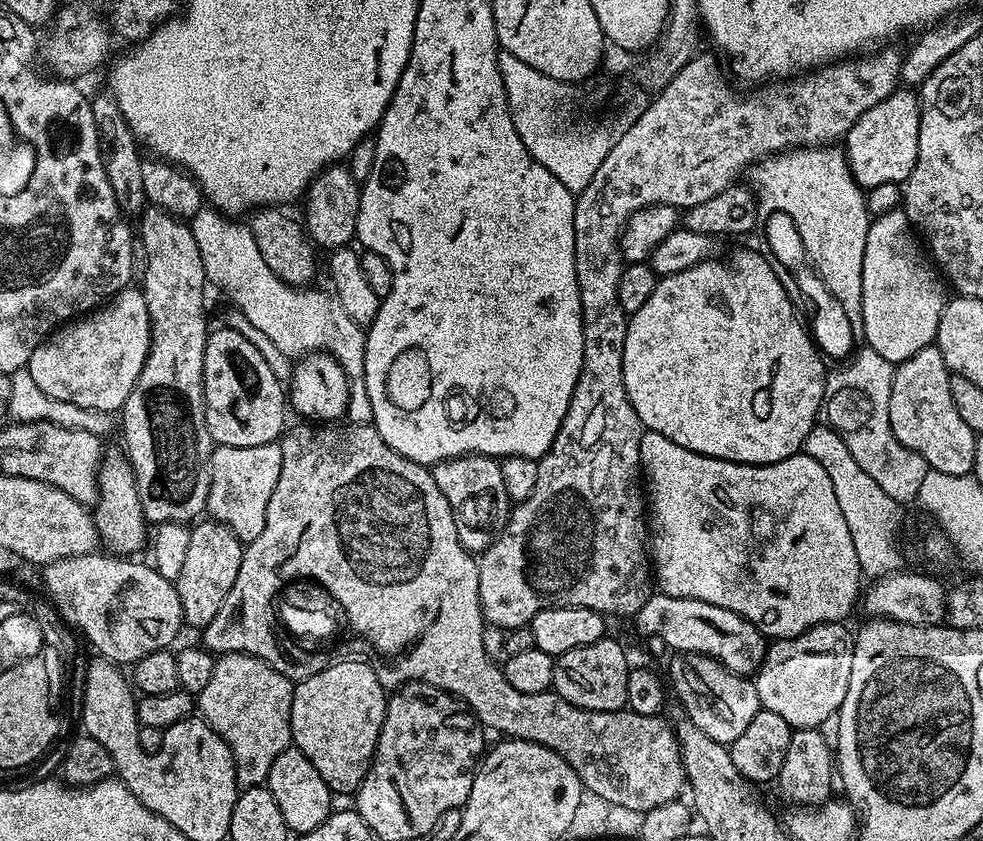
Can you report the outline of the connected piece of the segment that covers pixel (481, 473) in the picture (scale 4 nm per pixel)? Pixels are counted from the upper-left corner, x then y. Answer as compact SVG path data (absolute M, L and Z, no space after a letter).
M469 454L443 460L431 469L438 482L438 490L450 502L458 538L467 552L482 554L492 545L494 537L503 529L510 511L506 482L502 482L500 460L490 456Z

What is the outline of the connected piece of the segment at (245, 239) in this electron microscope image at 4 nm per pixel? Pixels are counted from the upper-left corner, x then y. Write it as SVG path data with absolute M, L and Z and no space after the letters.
M205 206L201 208L190 227L198 242L199 252L202 254L205 279L232 296L233 304L237 311L242 312L248 322L266 335L266 338L273 342L278 350L289 356L289 358L300 358L310 353L327 352L341 366L350 382L350 398L347 419L354 424L369 424L373 418L373 407L370 406L369 394L365 386L365 342L368 339L363 327L360 327L346 313L338 298L331 293L312 292L313 289L296 289L282 282L280 278L263 261L262 252L254 241L251 229L247 226L240 226L240 223L227 220L227 217L216 209Z

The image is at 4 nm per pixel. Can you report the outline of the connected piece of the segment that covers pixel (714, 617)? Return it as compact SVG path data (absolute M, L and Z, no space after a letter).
M654 594L646 602L642 619L644 632L661 637L669 649L680 654L696 652L708 656L739 676L751 677L766 655L766 637L753 624L710 602Z

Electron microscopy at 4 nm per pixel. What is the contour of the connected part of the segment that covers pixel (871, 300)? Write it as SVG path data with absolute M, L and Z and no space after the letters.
M903 210L877 215L868 225L866 254L862 262L862 331L868 339L865 341L867 347L882 354L882 358L886 358L894 366L918 354L918 350L929 347L935 341L938 322L942 318L946 303L945 281L941 273L930 263L921 241L913 232L908 215Z

